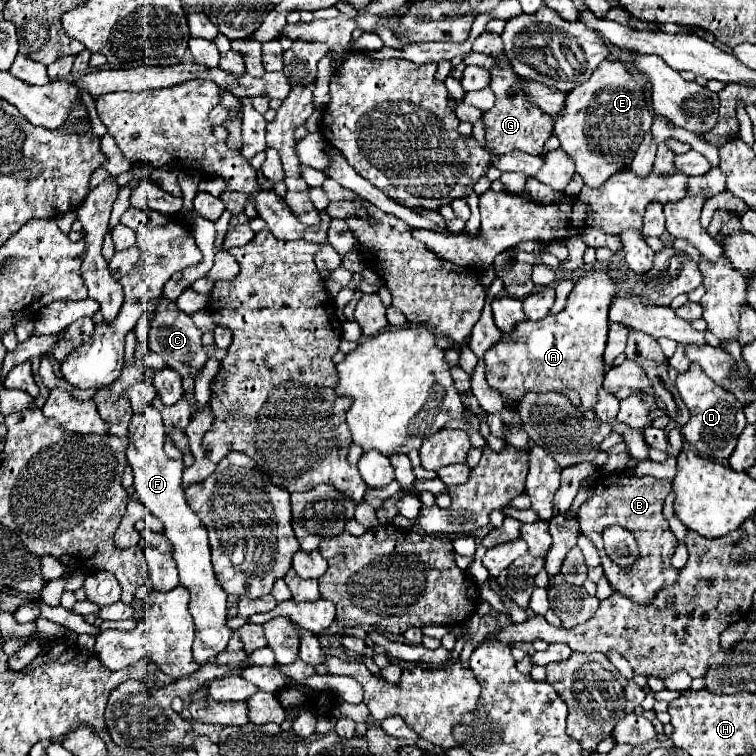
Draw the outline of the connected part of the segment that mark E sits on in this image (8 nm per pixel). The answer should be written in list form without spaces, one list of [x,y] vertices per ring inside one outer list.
[[[605,60],[585,84],[567,94],[565,112],[553,118],[553,132],[561,140],[561,148],[575,160],[583,182],[597,188],[617,174],[625,162],[631,162],[635,146],[651,124],[653,112],[649,112],[645,88],[621,60]]]

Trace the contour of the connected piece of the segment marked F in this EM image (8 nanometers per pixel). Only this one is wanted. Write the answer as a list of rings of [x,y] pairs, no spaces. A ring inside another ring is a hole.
[[[149,406],[143,414],[133,414],[129,424],[129,446],[127,446],[127,462],[133,468],[133,487],[139,500],[155,514],[163,526],[165,536],[173,544],[173,558],[179,568],[179,580],[191,592],[189,612],[195,620],[195,642],[193,642],[193,658],[199,664],[211,664],[219,652],[223,652],[233,634],[227,628],[227,594],[221,590],[215,580],[215,572],[211,566],[211,550],[207,540],[207,528],[201,524],[199,516],[185,504],[185,494],[181,486],[183,460],[171,460],[165,450],[165,432],[161,414]]]

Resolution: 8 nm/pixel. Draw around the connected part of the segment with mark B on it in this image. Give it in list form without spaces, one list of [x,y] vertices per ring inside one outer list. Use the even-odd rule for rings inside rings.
[[[609,474],[597,482],[597,486],[593,488],[593,496],[579,508],[581,534],[585,534],[597,546],[599,556],[601,556],[601,566],[605,568],[605,576],[607,576],[609,584],[613,586],[615,592],[619,592],[643,606],[651,604],[655,594],[659,594],[659,590],[673,586],[677,582],[677,570],[671,566],[671,556],[679,542],[671,534],[671,528],[661,512],[669,490],[671,490],[669,480],[657,480],[653,476]],[[613,524],[619,524],[619,526],[631,530],[639,544],[641,558],[631,568],[631,572],[611,572],[615,568],[615,564],[607,558],[607,554],[603,550],[601,534],[607,526],[613,526]],[[653,574],[659,574],[659,580],[653,580]]]

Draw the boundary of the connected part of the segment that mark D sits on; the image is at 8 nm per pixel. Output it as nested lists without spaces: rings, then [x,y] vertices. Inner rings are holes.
[[[691,364],[687,372],[677,376],[675,386],[677,386],[677,390],[679,390],[681,398],[685,400],[689,414],[691,414],[689,422],[685,426],[681,426],[683,438],[691,446],[695,446],[695,450],[699,454],[703,454],[705,458],[711,458],[715,462],[727,460],[735,450],[739,434],[747,426],[741,402],[731,392],[727,392],[719,384],[711,382],[711,378],[707,378],[707,374],[703,374],[701,366],[695,366],[695,364]]]

